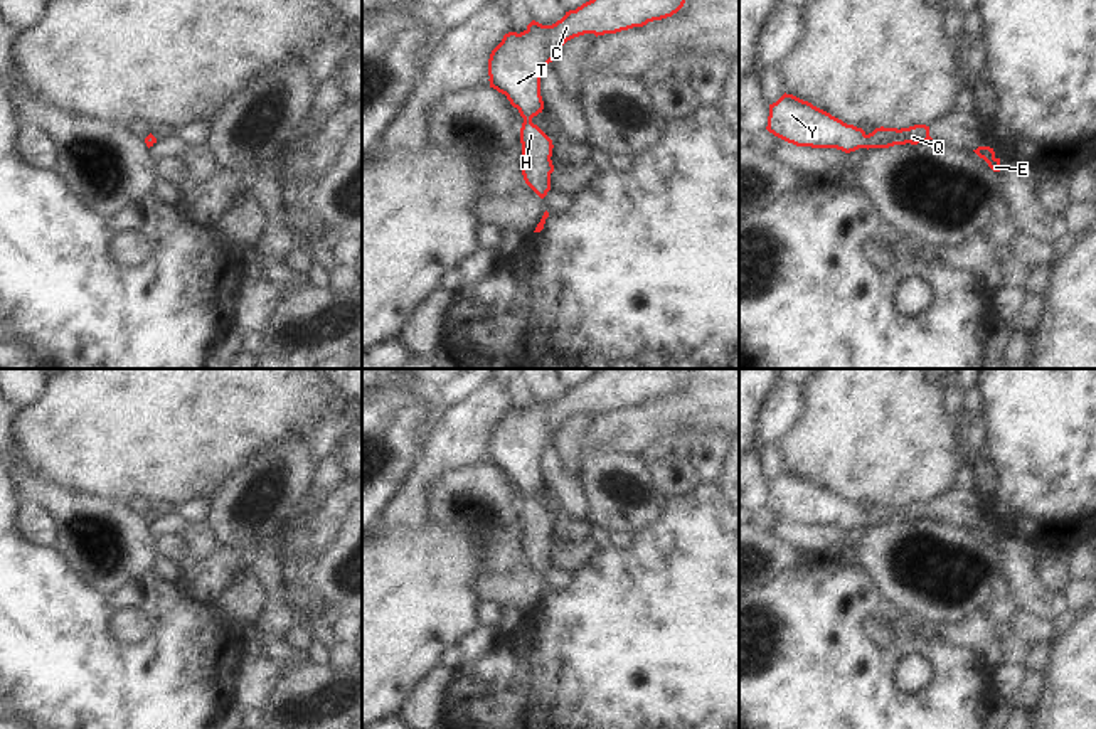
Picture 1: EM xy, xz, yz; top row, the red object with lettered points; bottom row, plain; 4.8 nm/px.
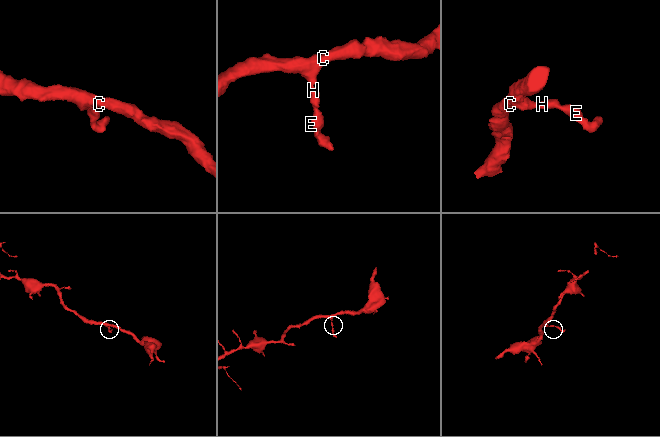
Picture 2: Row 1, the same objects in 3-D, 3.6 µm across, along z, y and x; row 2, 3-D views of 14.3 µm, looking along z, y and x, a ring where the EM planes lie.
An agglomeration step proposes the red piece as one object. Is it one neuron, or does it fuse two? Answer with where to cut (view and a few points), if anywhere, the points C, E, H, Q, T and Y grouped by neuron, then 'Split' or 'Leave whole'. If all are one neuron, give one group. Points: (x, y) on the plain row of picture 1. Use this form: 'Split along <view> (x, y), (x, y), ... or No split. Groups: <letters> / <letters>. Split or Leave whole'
No split. Groups: C E H Q T Y. Leave whole.

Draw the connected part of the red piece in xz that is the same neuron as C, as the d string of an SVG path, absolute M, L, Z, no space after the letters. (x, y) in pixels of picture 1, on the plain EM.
M599 369L552 402L532 397L520 411L508 409L488 436L490 465L505 471L524 495L520 505L522 552L544 576L551 567L552 517L532 500L542 490L540 455L556 429L571 416L616 411L677 391L685 380L682 369Z

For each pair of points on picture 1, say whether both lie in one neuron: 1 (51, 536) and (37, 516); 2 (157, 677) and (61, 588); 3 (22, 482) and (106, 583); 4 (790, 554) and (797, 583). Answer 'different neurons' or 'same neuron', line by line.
1: same neuron
2: same neuron
3: same neuron
4: different neurons

